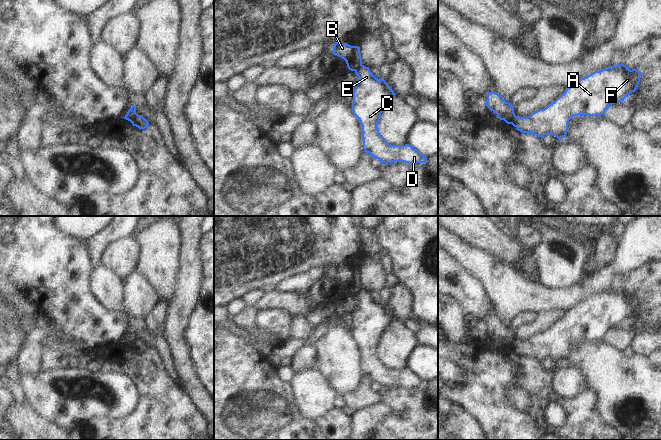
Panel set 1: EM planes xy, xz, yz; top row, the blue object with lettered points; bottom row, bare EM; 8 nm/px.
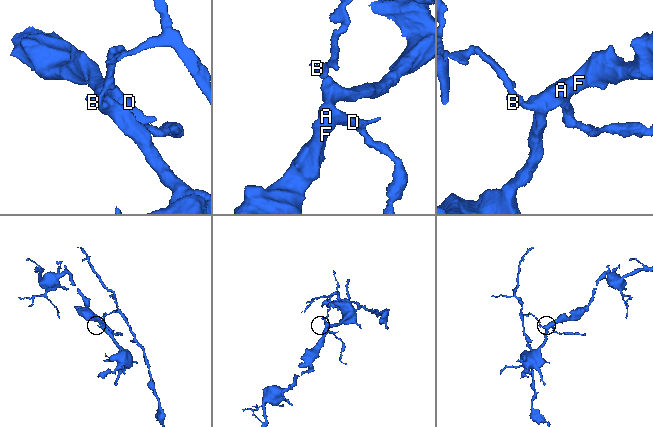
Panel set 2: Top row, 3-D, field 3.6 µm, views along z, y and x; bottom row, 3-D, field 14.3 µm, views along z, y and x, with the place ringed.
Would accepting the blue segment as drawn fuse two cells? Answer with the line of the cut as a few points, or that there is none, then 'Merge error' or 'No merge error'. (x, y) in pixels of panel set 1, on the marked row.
Split along yz (515, 115), (510, 123). Merge error

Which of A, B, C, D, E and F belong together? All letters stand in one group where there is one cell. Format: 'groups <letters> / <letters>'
groups A C D E F / B

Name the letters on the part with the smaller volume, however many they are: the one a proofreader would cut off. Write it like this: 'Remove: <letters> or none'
Remove: B

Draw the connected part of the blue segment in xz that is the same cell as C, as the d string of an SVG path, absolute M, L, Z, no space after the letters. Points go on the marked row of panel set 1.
M362 65L355 71L359 78L353 91L352 112L362 126L364 152L382 163L425 163L427 157L409 144L391 145L379 133L381 113L395 93L382 78L377 79L369 67Z

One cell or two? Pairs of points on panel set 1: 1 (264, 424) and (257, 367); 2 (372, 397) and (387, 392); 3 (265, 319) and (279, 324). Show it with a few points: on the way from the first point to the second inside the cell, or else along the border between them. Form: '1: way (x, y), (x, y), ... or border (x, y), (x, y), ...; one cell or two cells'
1: way (259, 410), (257, 381); one cell
2: border (378, 392), (381, 402); two cells
3: way (268, 319), (276, 321); one cell

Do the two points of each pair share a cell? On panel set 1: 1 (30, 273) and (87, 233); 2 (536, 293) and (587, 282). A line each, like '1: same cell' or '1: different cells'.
1: different cells
2: same cell

